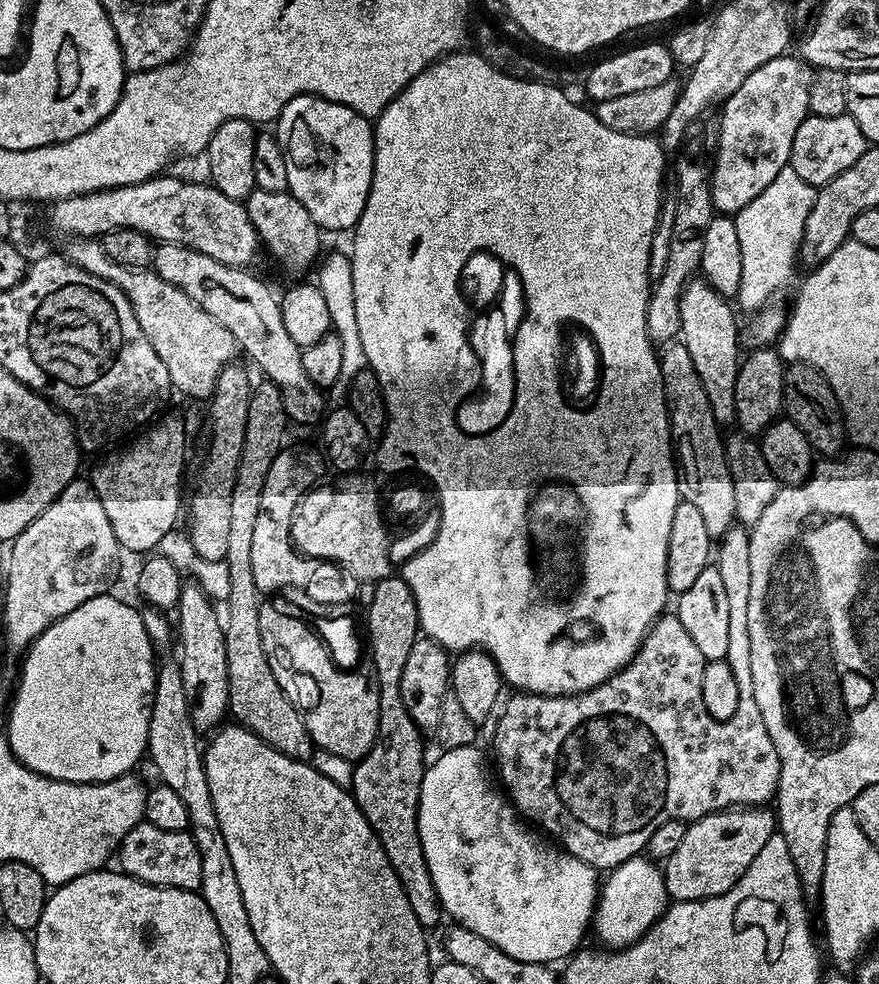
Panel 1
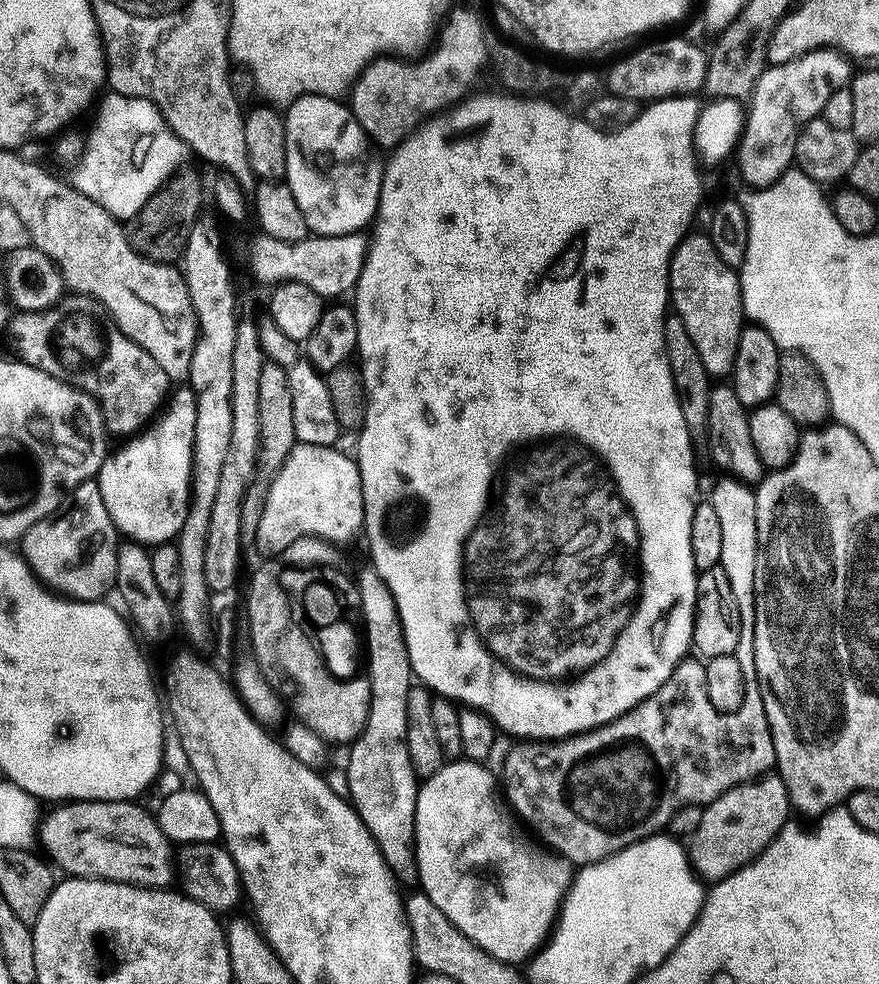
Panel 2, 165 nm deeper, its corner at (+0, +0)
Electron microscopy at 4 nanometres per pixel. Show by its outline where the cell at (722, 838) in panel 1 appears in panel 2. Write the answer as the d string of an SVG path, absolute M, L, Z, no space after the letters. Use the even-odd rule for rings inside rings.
M765 774L757 779L747 780L744 784L736 784L704 808L702 823L698 826L696 833L690 837L690 859L693 867L708 882L724 880L727 876L731 876L739 868L752 863L763 852L766 845L775 836L779 836L782 829L789 823L788 812L790 813L788 791L780 781L779 775Z

